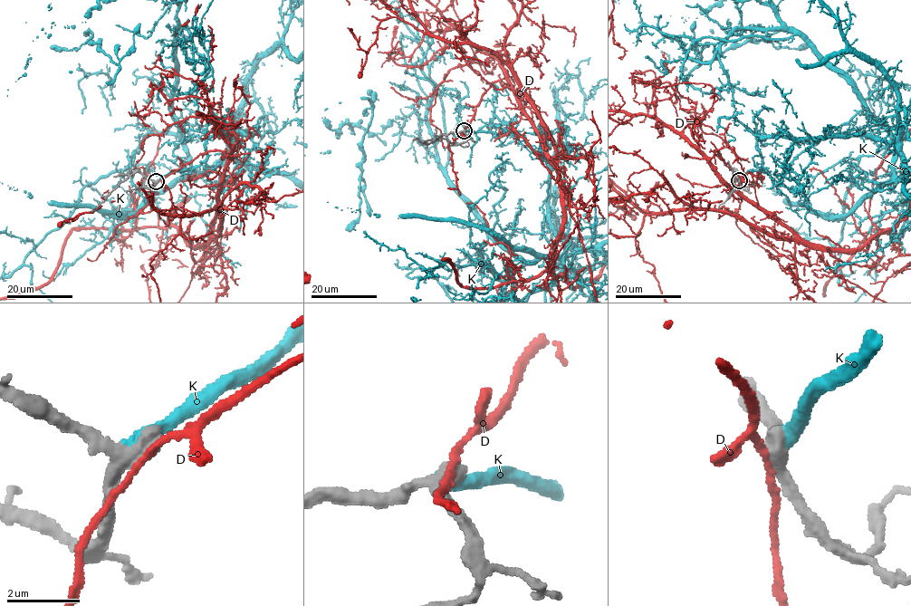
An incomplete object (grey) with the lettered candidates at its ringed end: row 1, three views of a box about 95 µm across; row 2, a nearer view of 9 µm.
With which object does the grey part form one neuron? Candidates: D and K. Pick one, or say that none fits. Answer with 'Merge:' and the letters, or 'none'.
Merge: K

